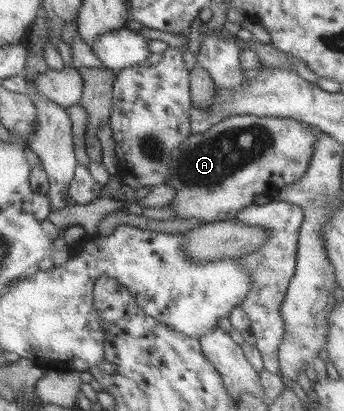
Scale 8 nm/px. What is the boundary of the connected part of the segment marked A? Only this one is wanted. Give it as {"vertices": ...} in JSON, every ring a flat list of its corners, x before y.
{"vertices":[[250,115,242,116,230,116,222,122,212,125,205,133,190,133,187,139,184,139,177,147,171,152,169,156,168,171,167,171,167,185,174,189,174,198,172,199,172,211,174,211,174,219,198,219,200,223,219,222,235,219,236,214,243,210,244,207,248,207,254,201,254,195,264,195,264,191,267,185,274,185,282,188,286,185,291,185,299,181,308,168,313,153,313,142,315,141,315,133,313,129,307,124,304,125,301,122,294,119,282,118,282,117,258,117]]}

